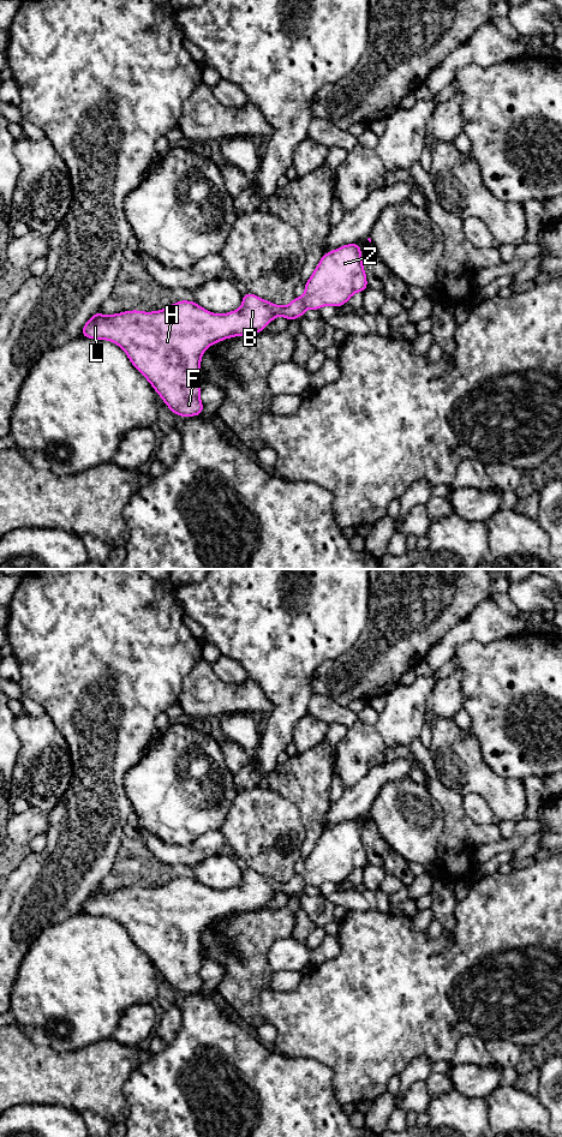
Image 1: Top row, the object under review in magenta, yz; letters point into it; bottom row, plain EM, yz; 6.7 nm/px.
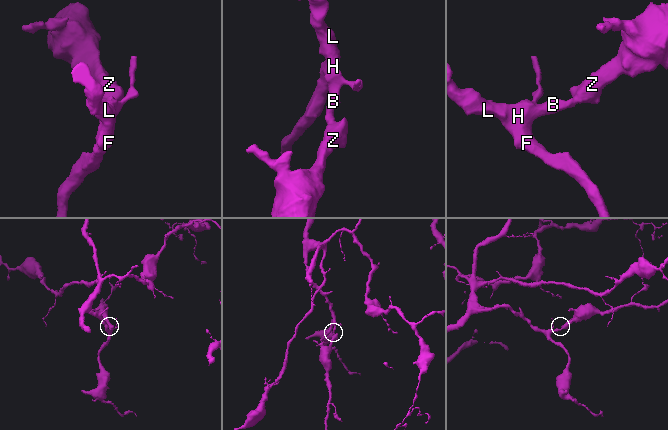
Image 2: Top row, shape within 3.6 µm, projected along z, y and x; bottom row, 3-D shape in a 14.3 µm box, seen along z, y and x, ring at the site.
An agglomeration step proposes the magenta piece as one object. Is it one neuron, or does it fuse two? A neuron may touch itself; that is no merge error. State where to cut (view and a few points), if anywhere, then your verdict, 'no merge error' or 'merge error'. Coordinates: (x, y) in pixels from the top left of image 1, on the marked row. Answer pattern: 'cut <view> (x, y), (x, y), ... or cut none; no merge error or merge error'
cut none; no merge error

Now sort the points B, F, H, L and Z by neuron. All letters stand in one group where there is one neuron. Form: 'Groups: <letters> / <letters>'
Groups: B F H L Z

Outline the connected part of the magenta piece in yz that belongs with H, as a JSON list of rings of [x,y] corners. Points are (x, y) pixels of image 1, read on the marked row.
[[[355,243],[324,253],[305,283],[303,297],[293,298],[287,306],[277,306],[256,294],[246,293],[243,294],[241,307],[226,315],[211,313],[197,303],[187,300],[155,312],[132,310],[103,316],[97,311],[84,324],[82,335],[88,339],[108,340],[121,347],[128,360],[149,381],[173,414],[187,418],[203,413],[203,403],[199,399],[201,358],[208,347],[228,337],[263,331],[277,316],[292,321],[303,317],[306,309],[319,310],[325,305],[339,307],[355,292],[364,292],[366,288],[361,249]]]

